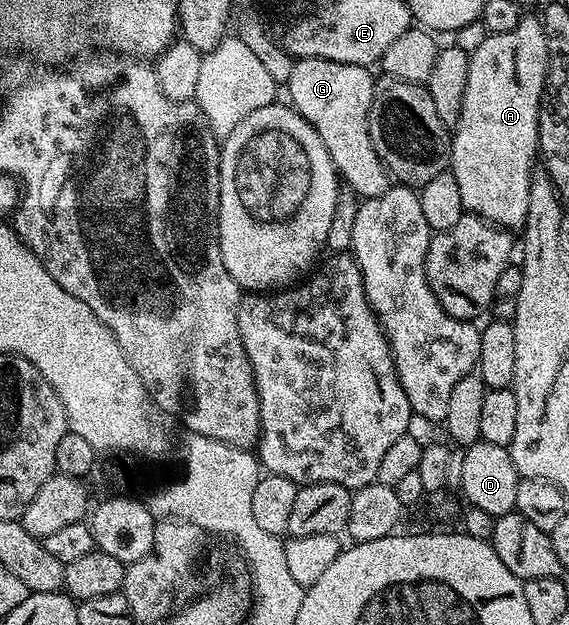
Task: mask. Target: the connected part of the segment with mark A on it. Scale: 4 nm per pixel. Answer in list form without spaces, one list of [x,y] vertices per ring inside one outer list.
[[[521,17],[518,28],[513,28],[511,32],[498,32],[488,34],[476,46],[476,51],[471,51],[468,63],[470,64],[470,76],[466,78],[466,92],[462,98],[462,112],[460,119],[456,121],[454,133],[452,134],[452,161],[450,172],[454,180],[458,180],[458,192],[462,196],[462,204],[469,214],[477,214],[484,221],[493,223],[501,230],[509,232],[523,231],[526,224],[526,207],[530,204],[530,180],[534,173],[532,157],[537,157],[540,149],[540,97],[544,94],[544,85],[548,75],[548,43],[549,35],[544,35],[544,26],[536,18]]]

